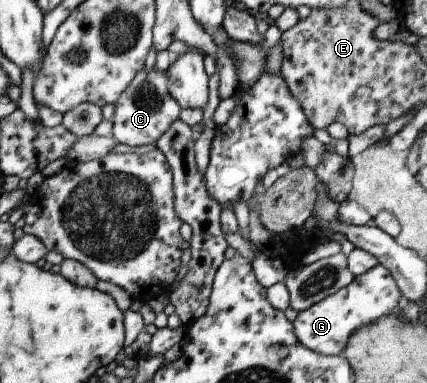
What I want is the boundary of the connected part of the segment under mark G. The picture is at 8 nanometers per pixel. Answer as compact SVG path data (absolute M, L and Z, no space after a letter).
M377 264L371 270L355 275L347 286L298 312L292 321L292 330L295 338L311 352L337 356L357 329L393 313L402 303L402 294L391 273Z

